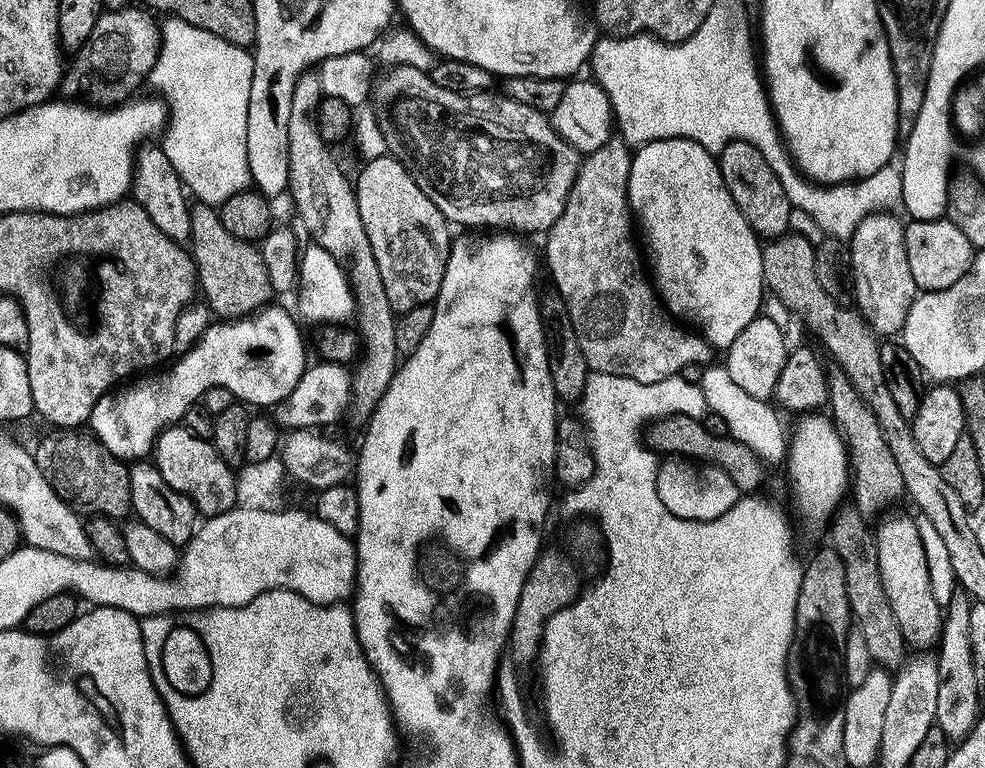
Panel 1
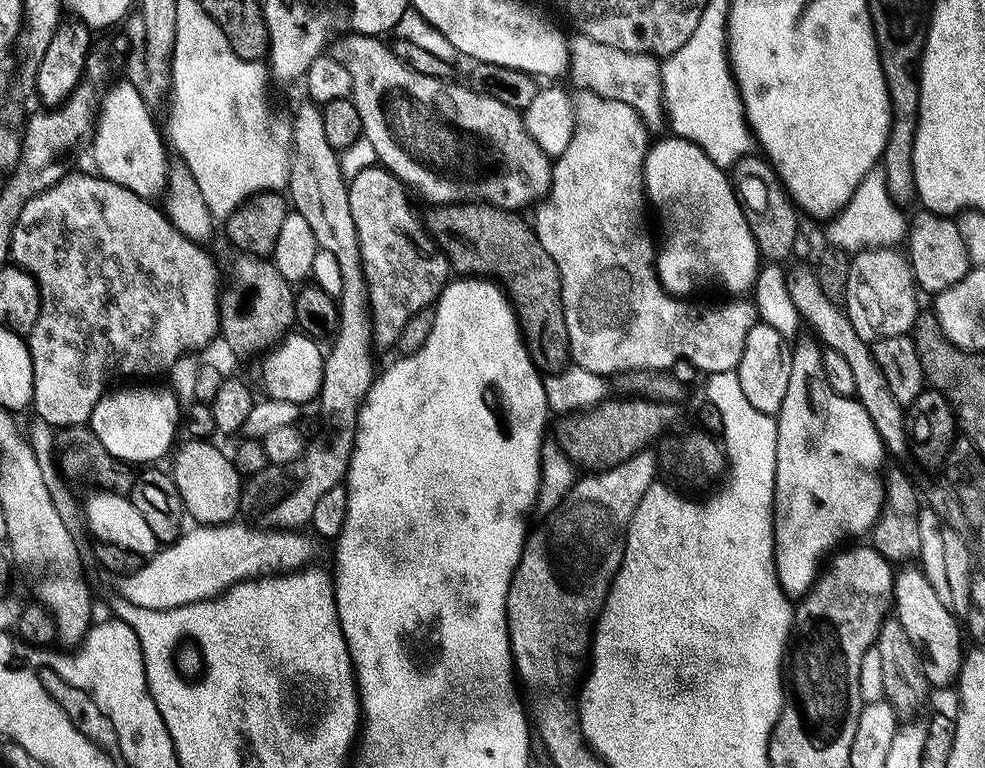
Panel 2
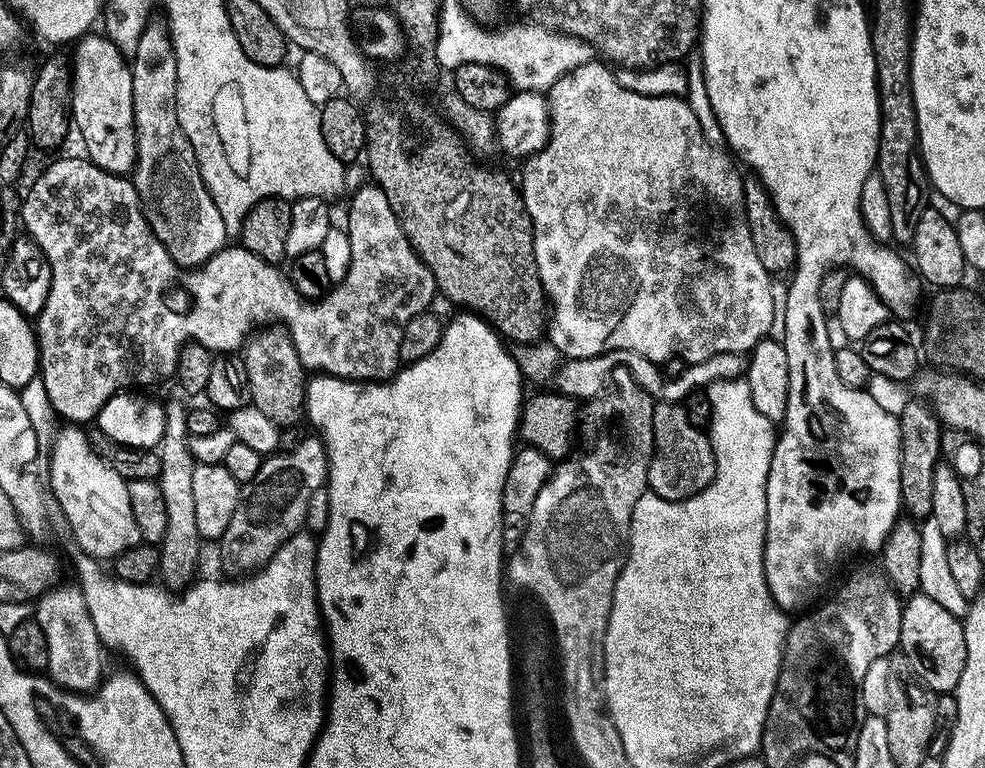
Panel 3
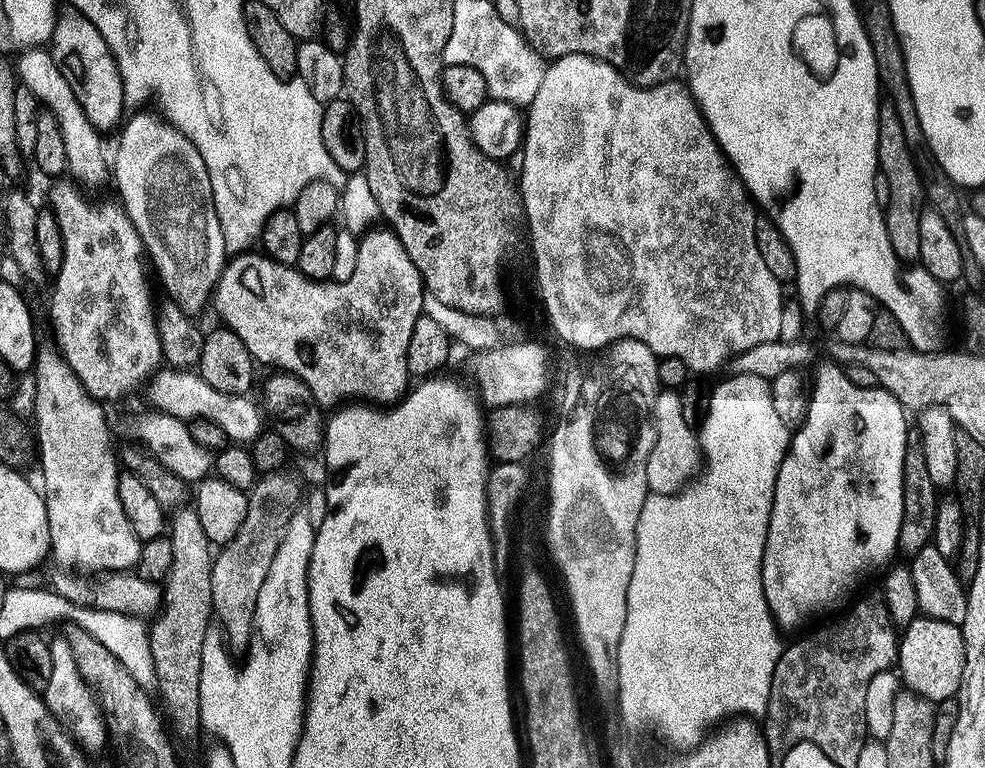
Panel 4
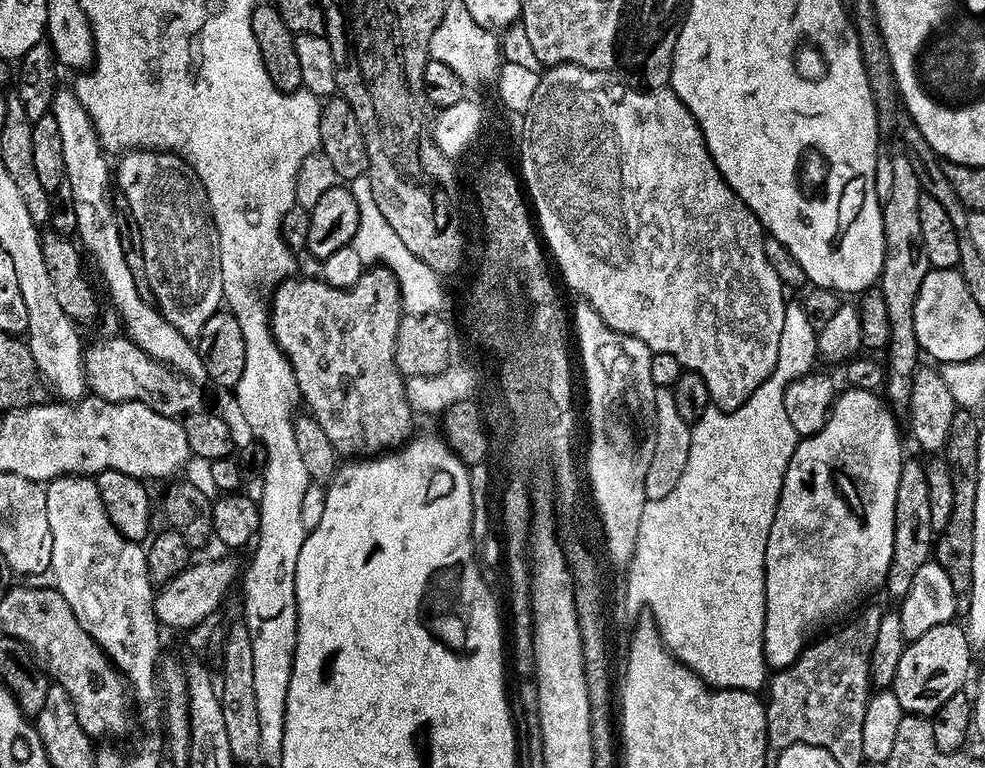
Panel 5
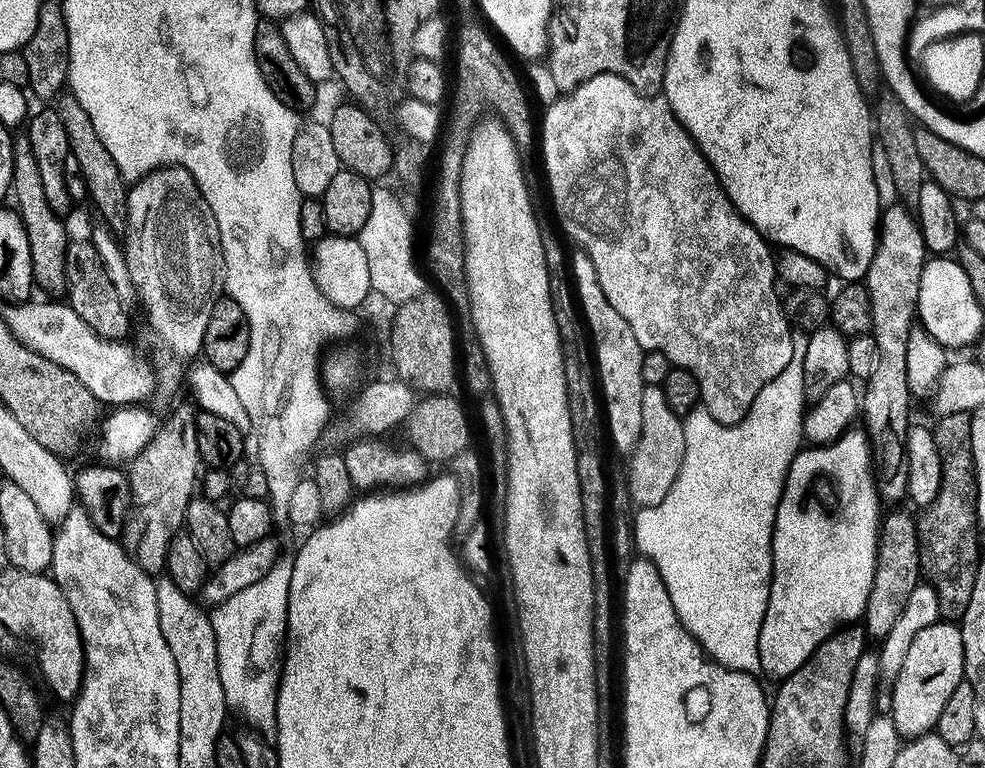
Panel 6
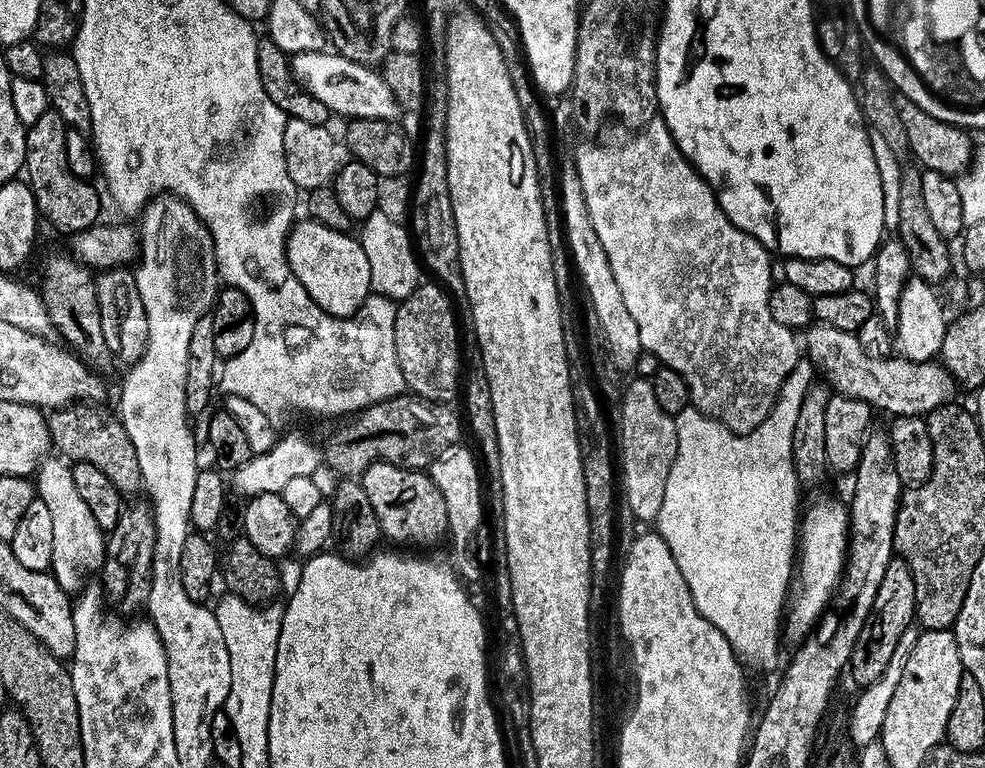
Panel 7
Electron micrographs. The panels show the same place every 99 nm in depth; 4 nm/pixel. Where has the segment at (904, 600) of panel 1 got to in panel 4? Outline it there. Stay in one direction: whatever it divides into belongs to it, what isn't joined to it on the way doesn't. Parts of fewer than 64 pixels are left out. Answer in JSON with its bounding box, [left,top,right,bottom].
[898,615,964,702]

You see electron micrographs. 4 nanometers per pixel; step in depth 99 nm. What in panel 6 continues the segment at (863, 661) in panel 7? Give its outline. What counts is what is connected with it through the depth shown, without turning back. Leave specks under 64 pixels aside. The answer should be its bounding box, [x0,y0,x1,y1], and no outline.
[862,508,922,642]

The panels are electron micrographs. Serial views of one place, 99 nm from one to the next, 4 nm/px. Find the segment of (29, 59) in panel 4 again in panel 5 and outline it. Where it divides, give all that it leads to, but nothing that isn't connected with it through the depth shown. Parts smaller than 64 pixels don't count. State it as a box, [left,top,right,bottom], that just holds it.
[50,87,207,383]

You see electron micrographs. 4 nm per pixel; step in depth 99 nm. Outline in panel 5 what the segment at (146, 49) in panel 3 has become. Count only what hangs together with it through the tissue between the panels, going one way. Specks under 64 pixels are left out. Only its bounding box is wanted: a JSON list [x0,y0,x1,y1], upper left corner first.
[114,150,224,338]

